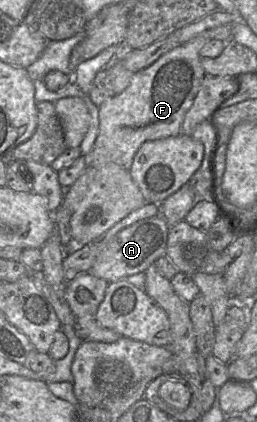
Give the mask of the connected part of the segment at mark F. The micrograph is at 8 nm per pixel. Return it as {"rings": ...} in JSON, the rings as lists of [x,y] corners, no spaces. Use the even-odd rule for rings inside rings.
{"rings":[[[230,26],[207,29],[191,40],[174,47],[149,67],[135,72],[128,87],[99,106],[99,133],[92,150],[85,156],[86,168],[74,184],[65,189],[62,207],[75,212],[97,170],[108,163],[130,168],[133,158],[147,141],[177,136],[187,111],[192,106],[205,72],[200,50],[210,40],[228,42]]]}

